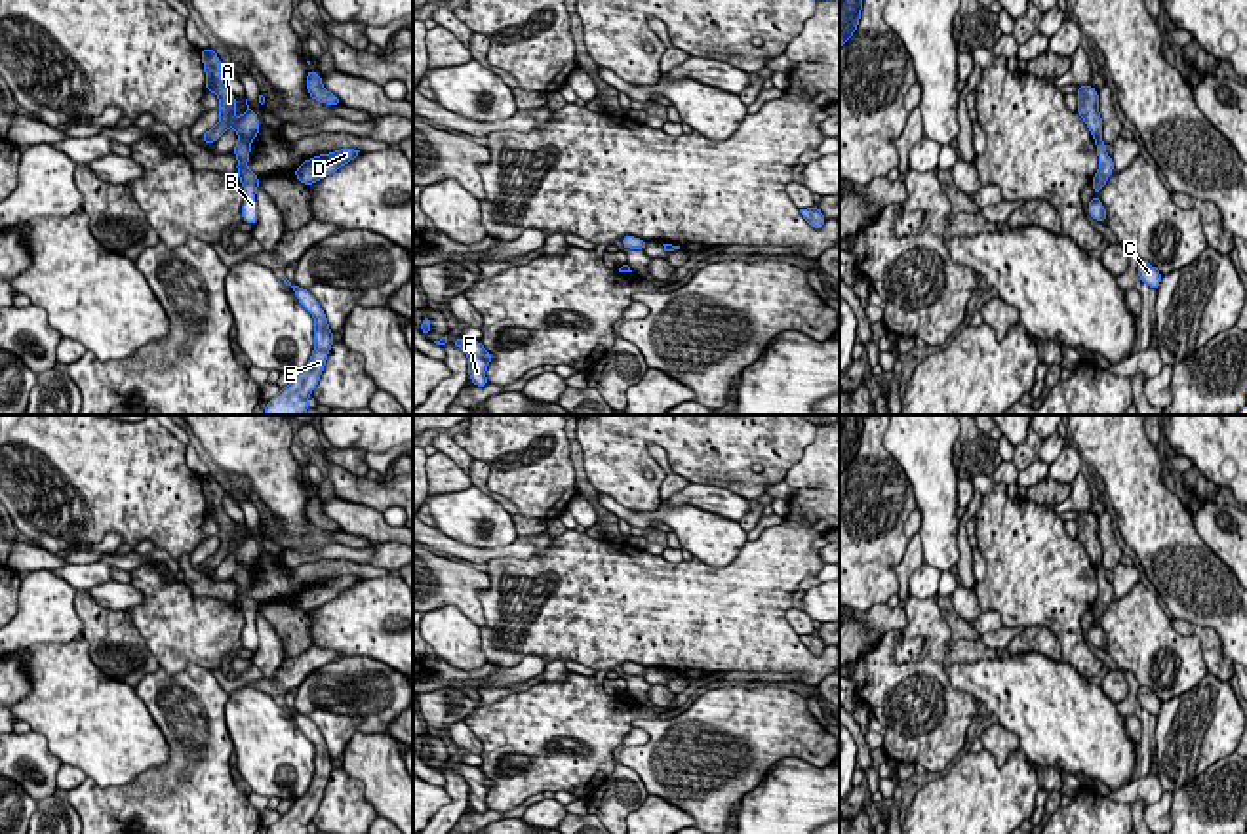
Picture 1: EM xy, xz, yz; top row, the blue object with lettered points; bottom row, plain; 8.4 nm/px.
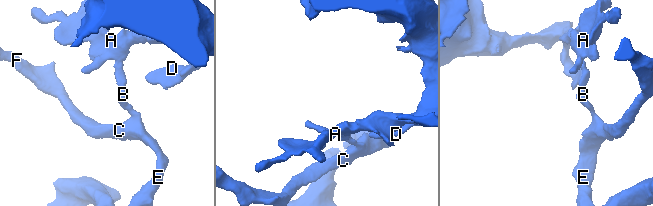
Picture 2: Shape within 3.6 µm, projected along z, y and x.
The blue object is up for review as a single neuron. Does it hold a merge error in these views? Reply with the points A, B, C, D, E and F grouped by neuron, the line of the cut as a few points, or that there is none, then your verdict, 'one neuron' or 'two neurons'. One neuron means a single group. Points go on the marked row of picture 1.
A D / B C E F | xy (238, 138), (250, 141) | two neurons

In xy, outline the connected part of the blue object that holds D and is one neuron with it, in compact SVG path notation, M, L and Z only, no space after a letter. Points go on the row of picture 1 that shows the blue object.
M341 149L329 154L314 156L310 160L301 162L293 175L308 187L324 179L326 175L335 173L341 166L354 160L358 152L360 150L356 149Z

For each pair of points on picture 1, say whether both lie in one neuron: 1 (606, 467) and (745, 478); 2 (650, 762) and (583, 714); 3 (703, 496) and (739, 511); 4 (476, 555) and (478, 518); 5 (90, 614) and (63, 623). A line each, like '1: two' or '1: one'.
1: one
2: two
3: one
4: two
5: two

